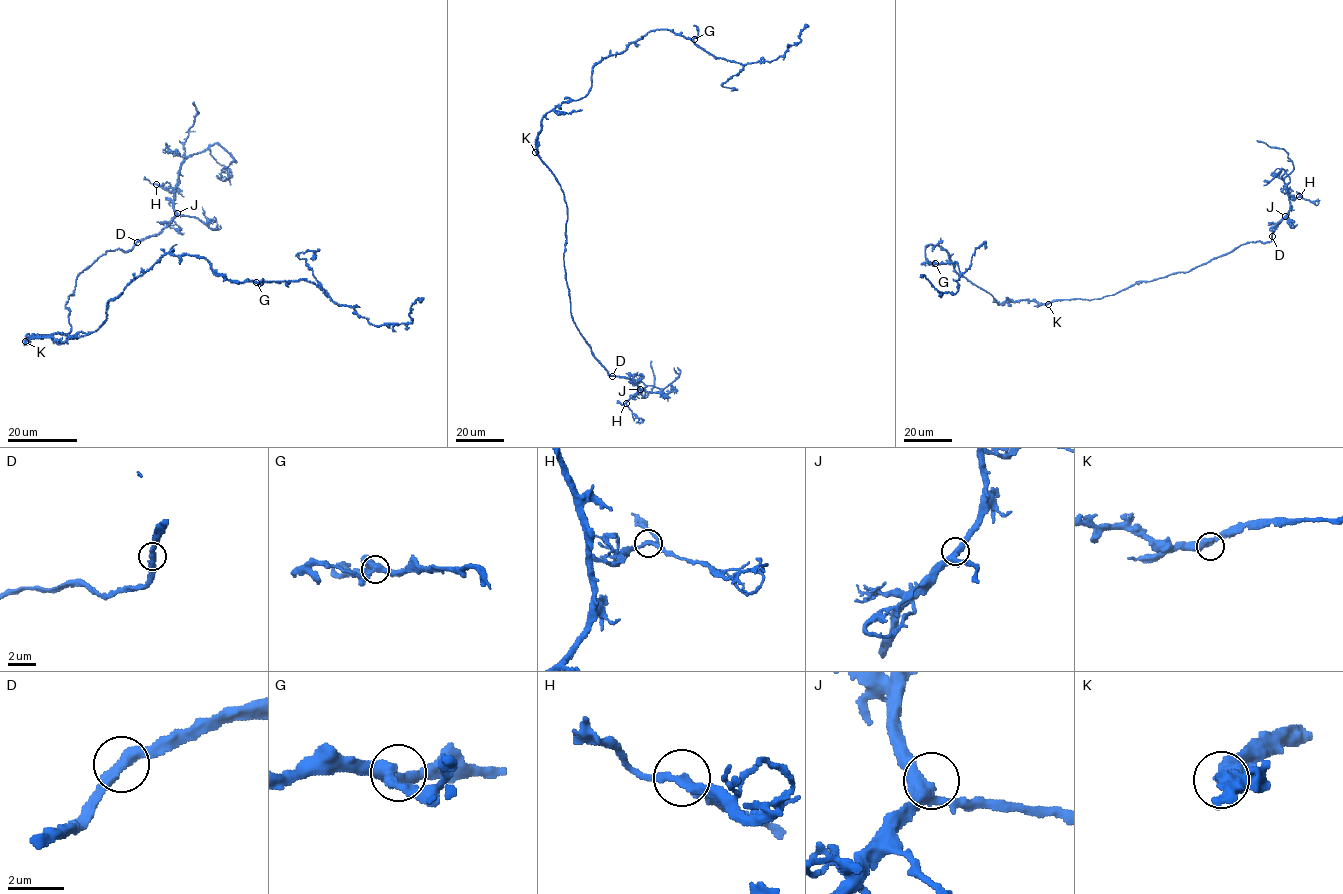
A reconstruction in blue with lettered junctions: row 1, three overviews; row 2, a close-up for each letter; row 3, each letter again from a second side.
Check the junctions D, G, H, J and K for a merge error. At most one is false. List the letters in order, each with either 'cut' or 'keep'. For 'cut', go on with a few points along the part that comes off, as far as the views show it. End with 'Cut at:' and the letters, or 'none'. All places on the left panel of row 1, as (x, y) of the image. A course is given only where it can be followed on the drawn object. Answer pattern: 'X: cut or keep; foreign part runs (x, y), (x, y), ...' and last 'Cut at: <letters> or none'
D: keep
G: keep
H: keep
J: keep
K: keep
Cut at: none

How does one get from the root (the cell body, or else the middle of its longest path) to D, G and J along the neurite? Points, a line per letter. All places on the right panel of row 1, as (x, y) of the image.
D: (1047, 303), (1114, 295), (1138, 281), (1187, 272), (1243, 244), (1269, 242), (1272, 236)
G: (1047, 303), (999, 304), (961, 276), (938, 244), (928, 245), (925, 257), (935, 263)
J: (1047, 303), (1102, 298), (1138, 281), (1187, 272), (1243, 244), (1269, 242), (1274, 227), (1285, 216)

